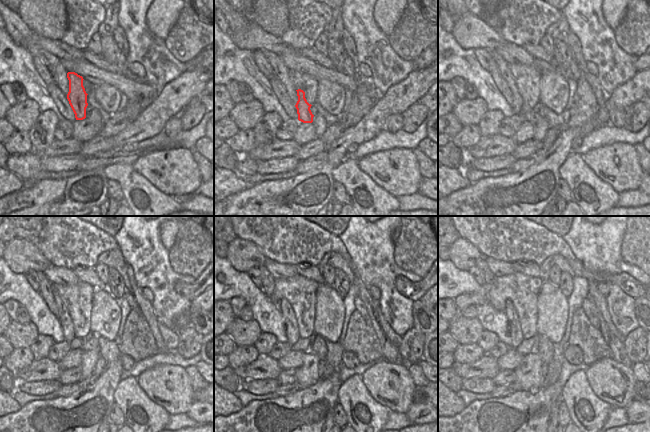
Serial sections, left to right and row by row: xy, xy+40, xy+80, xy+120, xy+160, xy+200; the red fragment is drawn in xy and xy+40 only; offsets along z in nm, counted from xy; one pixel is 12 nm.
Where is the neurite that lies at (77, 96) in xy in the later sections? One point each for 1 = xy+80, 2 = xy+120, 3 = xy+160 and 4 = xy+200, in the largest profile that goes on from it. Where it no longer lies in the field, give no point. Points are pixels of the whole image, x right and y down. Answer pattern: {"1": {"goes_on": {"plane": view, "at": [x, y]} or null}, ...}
{"1": {"goes_on": {"plane": "xy+80", "at": [529, 115]}}, "2": {"goes_on": {"plane": "xy+120", "at": [87, 345]}}, "3": {"goes_on": {"plane": "xy+160", "at": [318, 347]}}, "4": {"goes_on": {"plane": "xy+200", "at": [545, 349]}}}

